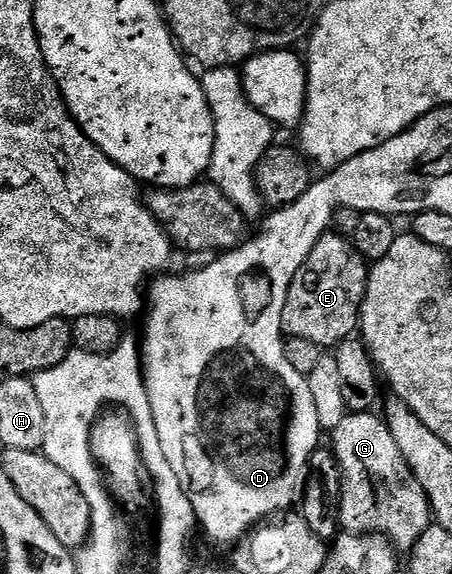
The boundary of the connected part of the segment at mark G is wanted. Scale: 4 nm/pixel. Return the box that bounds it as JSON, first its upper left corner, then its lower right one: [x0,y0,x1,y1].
[329,411,433,551]

